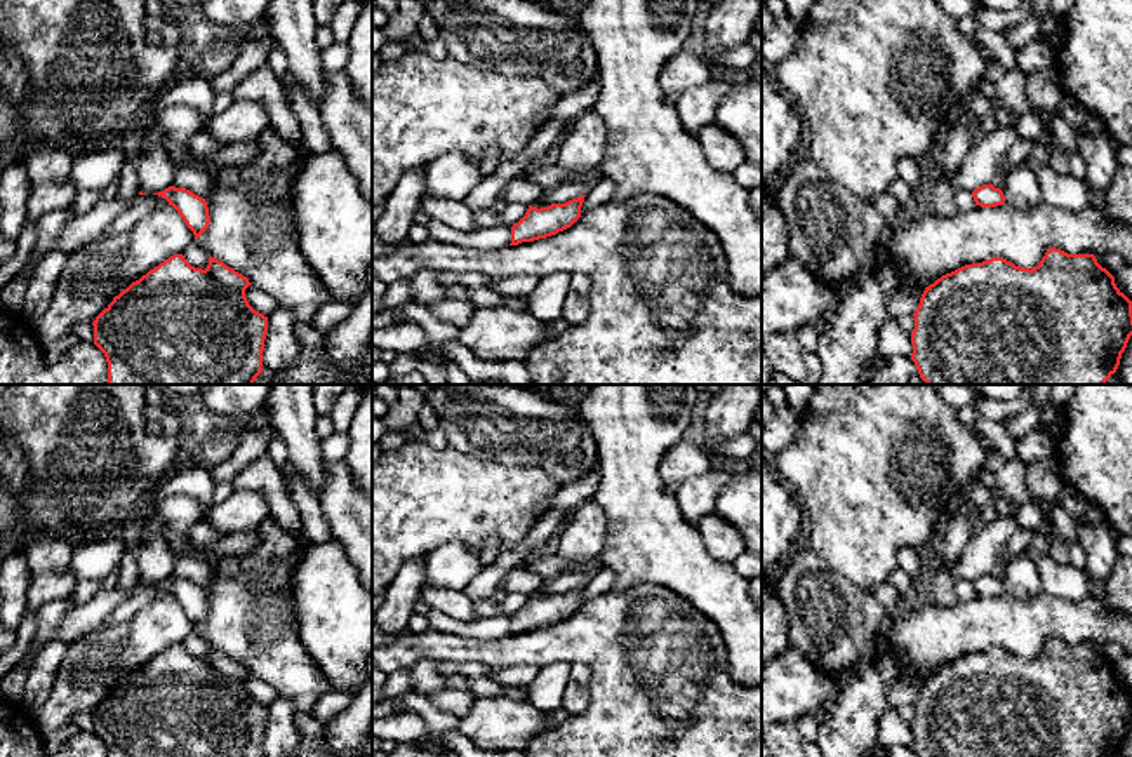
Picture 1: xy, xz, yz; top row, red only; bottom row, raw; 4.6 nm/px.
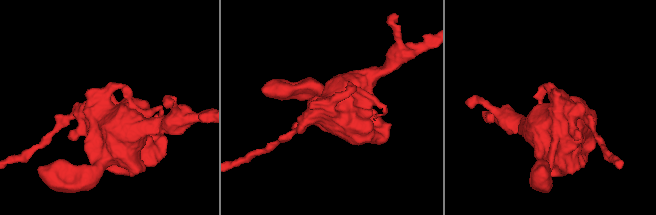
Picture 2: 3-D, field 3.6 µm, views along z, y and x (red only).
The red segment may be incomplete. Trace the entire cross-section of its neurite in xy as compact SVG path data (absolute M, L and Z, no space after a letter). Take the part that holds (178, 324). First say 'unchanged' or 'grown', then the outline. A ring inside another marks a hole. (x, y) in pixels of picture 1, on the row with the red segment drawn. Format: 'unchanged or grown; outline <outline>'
unchanged; outline M183 254L170 256L132 282L92 322L94 345L108 362L108 385L254 385L263 372L268 317L249 305L249 285L247 277L212 256L202 270Z

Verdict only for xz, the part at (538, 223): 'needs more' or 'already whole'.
already whole

